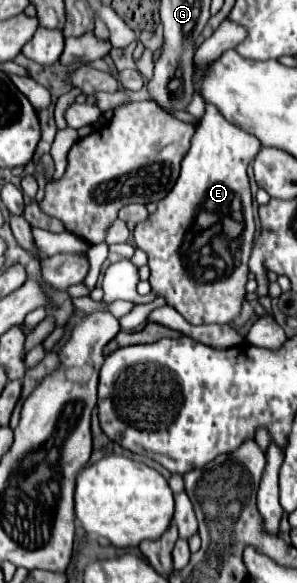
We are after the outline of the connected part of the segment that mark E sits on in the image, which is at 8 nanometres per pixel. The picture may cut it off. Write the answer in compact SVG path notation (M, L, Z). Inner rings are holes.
M208 104L192 138L192 148L182 160L182 170L176 184L168 196L158 202L156 212L150 214L146 222L138 222L132 230L136 248L148 256L148 282L152 292L156 292L158 298L164 298L168 306L180 312L194 326L228 324L242 312L242 302L246 298L248 260L256 226L246 168L258 150L260 142L254 136L224 120L216 106Z

